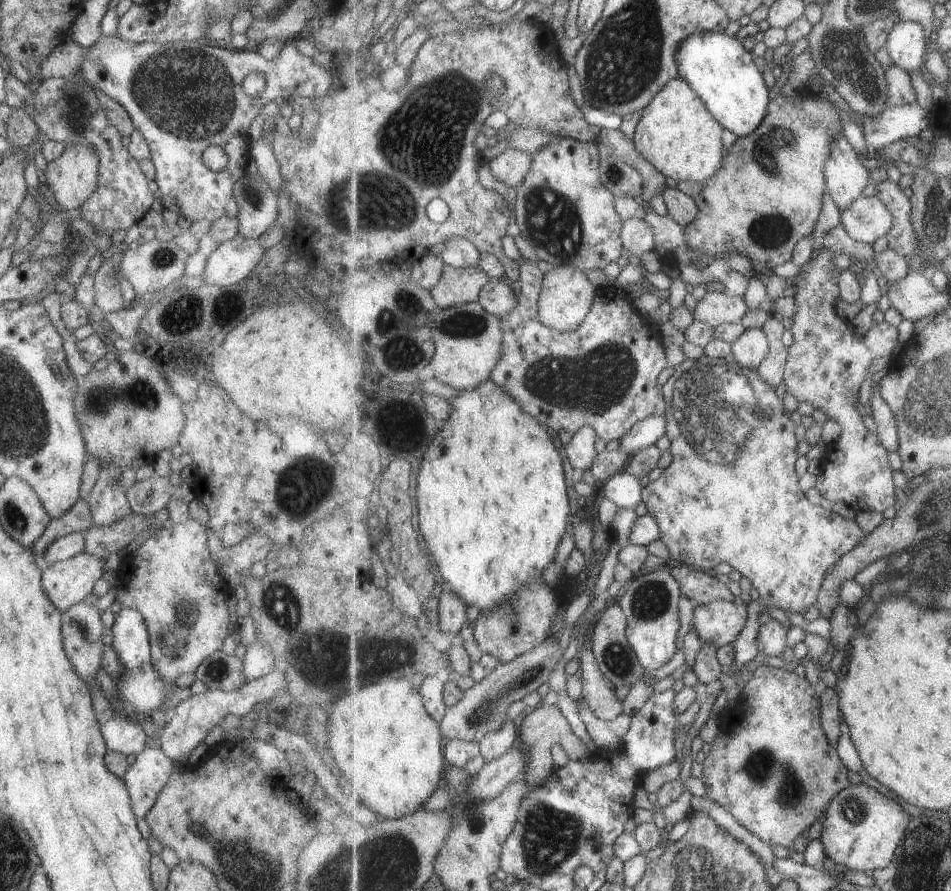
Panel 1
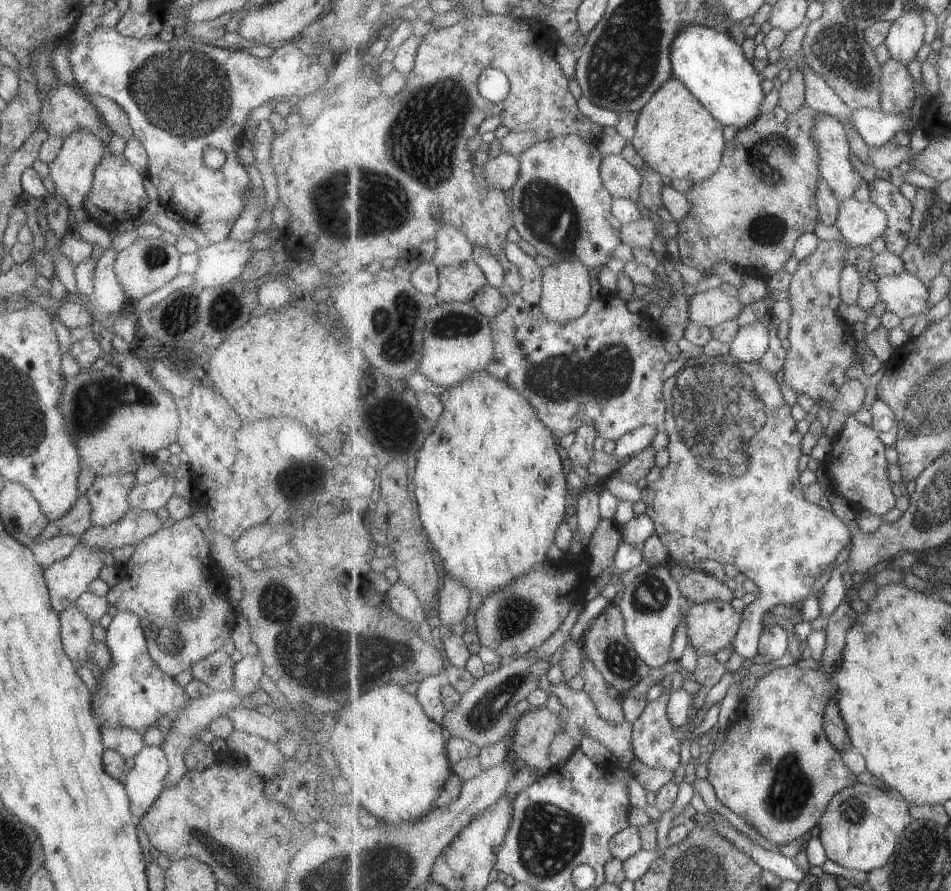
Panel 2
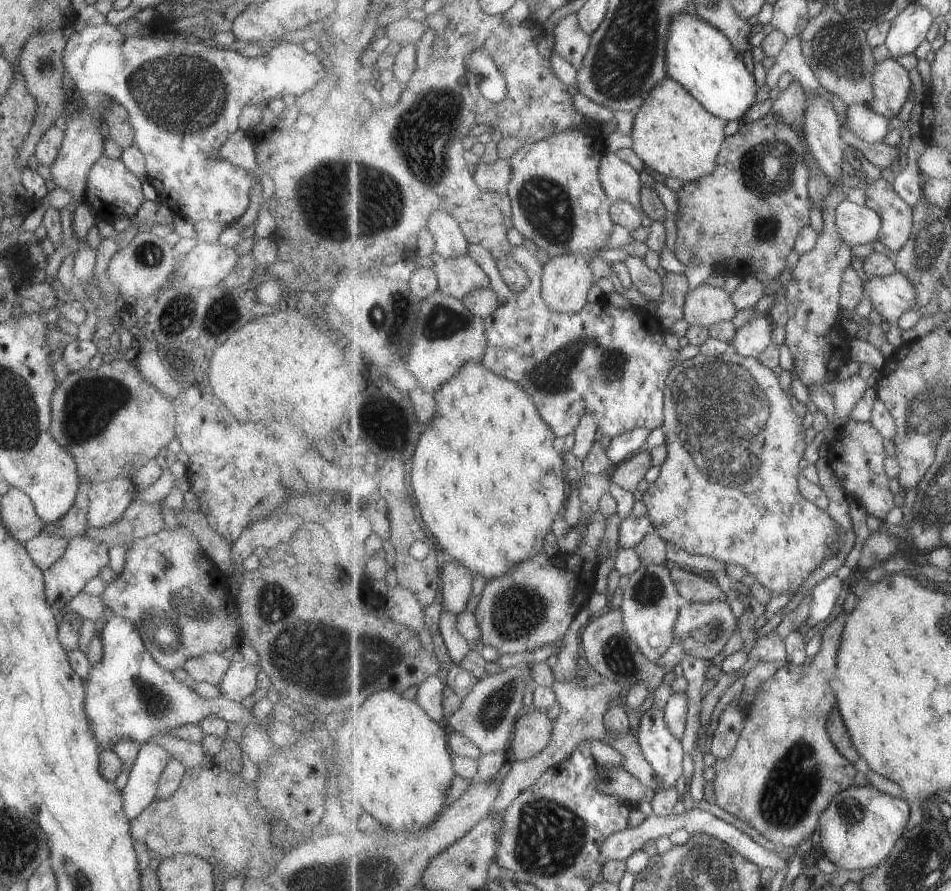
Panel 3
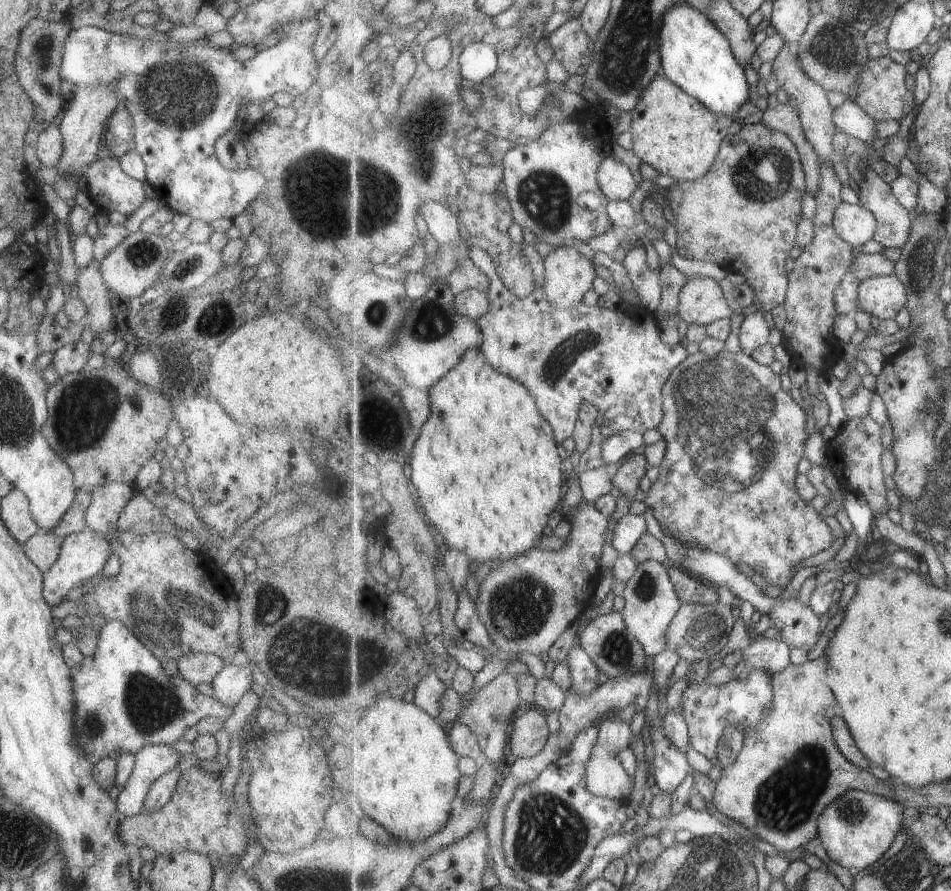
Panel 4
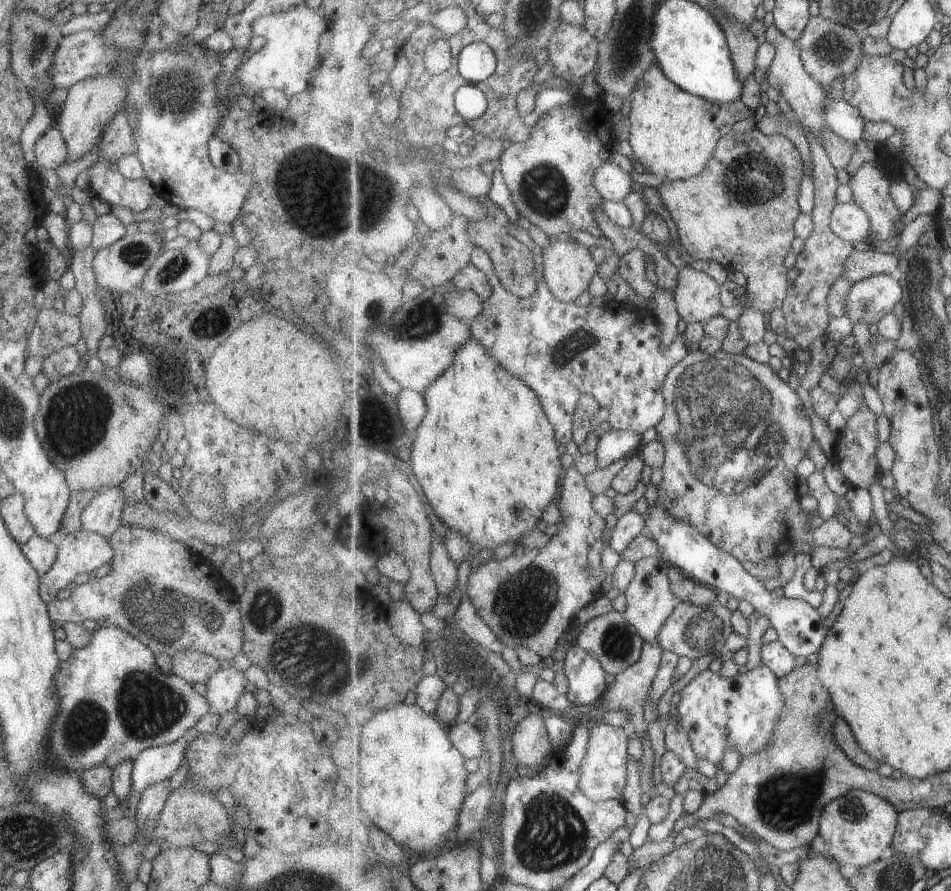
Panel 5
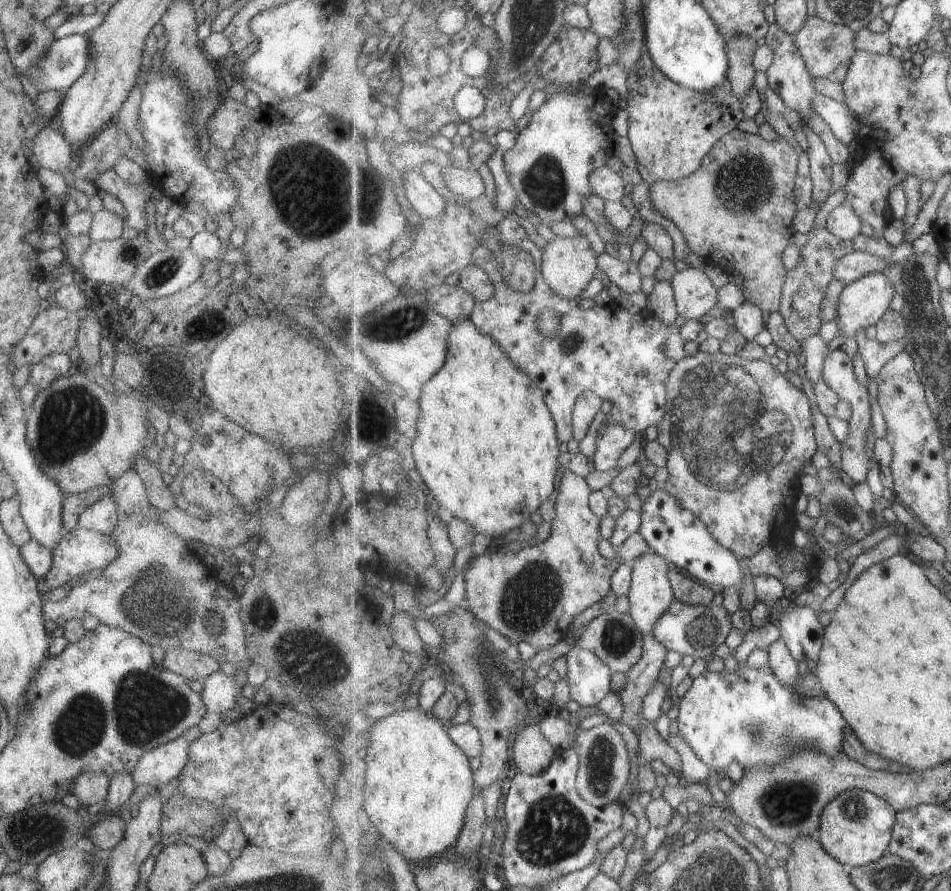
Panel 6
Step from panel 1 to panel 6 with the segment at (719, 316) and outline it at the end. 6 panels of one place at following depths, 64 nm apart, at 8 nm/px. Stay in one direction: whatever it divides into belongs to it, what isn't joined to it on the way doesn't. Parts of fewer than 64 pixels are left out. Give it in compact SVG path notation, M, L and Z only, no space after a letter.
M689 267L672 280L680 315L689 319L703 318L718 304L717 287L702 269Z

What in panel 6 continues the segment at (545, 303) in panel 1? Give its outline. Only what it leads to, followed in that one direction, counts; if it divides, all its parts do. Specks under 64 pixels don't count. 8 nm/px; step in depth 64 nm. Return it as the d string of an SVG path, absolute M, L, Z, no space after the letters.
M547 236L543 242L543 274L545 280L552 287L552 291L559 298L567 298L573 300L577 298L587 284L591 282L591 278L596 277L598 272L598 254L591 249L590 241L586 236L555 237Z

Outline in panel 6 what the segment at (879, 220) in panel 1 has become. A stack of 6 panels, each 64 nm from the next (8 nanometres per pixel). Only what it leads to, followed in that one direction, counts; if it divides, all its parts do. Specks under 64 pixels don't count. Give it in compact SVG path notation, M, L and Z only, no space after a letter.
M849 203L835 207L827 216L826 227L839 238L856 241L861 237L863 220Z

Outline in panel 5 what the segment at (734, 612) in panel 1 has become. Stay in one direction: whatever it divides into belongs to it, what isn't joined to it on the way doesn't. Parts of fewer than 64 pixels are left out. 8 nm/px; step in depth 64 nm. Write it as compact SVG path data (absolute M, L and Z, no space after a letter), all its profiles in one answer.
M681 601L675 606L673 614L667 618L664 626L661 626L659 644L663 649L695 660L695 658L701 658L708 653L719 652L724 648L731 632L737 630L738 624L739 620L733 616L733 611L731 612L726 605L719 605L715 602L703 607Z

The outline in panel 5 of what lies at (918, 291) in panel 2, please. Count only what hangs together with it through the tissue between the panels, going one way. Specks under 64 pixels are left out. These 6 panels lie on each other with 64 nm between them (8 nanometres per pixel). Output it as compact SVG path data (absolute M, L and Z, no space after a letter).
M896 274L873 275L854 283L847 316L852 323L879 323L904 300L904 288Z

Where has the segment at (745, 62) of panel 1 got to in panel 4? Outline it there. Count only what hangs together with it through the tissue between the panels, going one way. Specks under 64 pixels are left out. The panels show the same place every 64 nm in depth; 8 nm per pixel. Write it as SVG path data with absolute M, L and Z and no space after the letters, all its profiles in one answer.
M687 1L673 6L663 16L661 60L663 74L717 114L738 115L751 98L751 86L745 68L737 60L728 35L707 14Z

